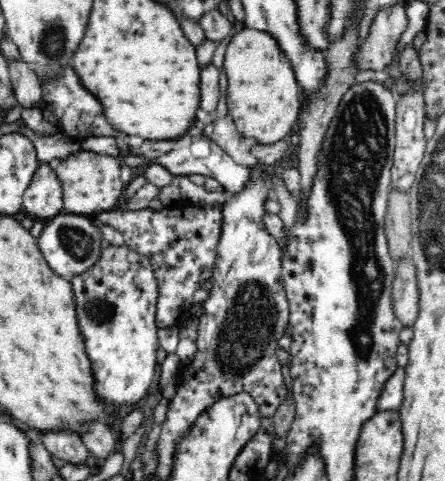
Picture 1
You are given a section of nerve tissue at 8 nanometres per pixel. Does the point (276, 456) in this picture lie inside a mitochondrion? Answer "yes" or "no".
no

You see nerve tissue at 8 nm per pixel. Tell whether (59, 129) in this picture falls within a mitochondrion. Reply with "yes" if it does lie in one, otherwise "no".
no

